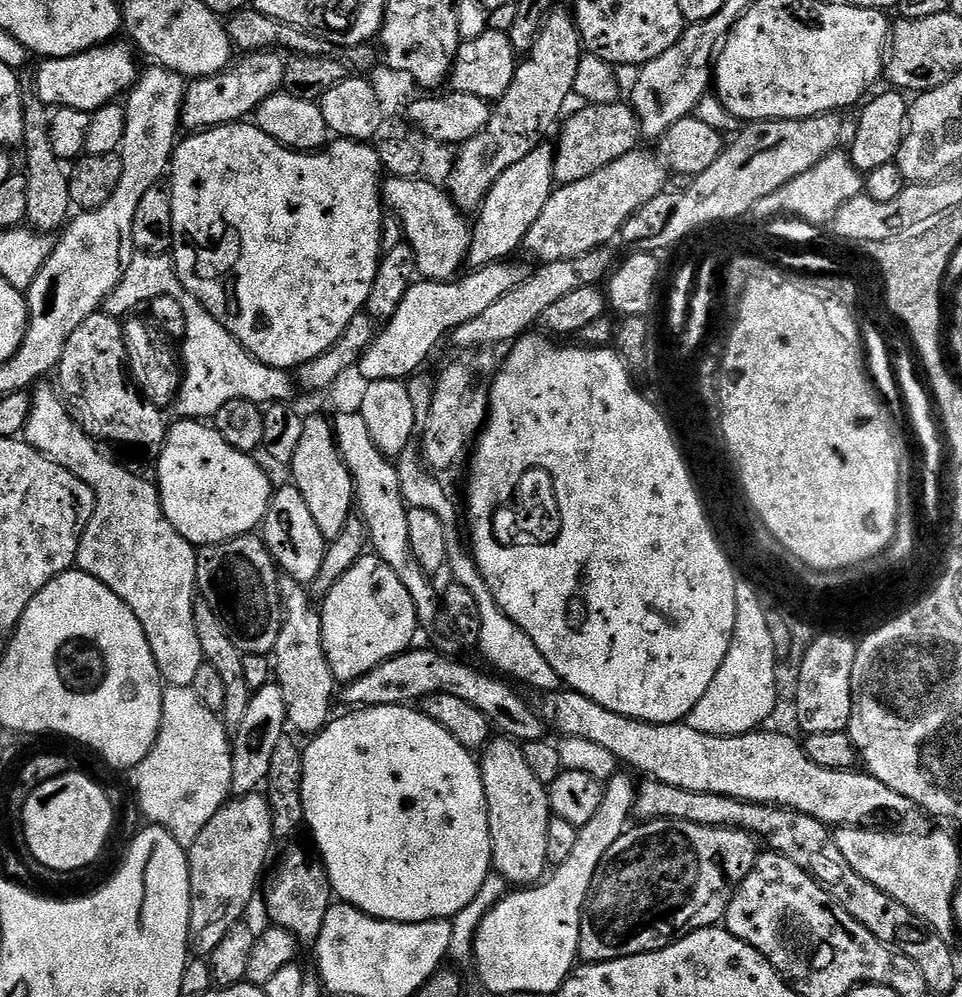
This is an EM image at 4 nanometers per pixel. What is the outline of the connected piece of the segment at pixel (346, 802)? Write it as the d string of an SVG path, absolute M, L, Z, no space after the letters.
M377 704L375 706L364 706L359 710L348 710L345 716L337 715L335 718L329 719L326 727L321 732L315 733L311 737L312 740L303 749L304 761L302 762L302 806L304 807L304 824L306 828L312 831L311 843L314 845L315 851L318 853L320 860L324 863L324 868L328 872L328 881L332 884L332 891L343 903L352 905L358 911L366 913L368 916L376 916L379 920L393 920L394 922L402 922L403 924L417 924L423 920L447 920L453 916L459 916L463 913L466 906L470 906L470 902L474 902L474 894L478 894L478 890L482 890L482 886L486 882L486 878L493 871L492 867L492 847L490 846L490 822L488 821L488 807L486 806L486 794L482 786L482 778L480 777L480 765L477 757L473 755L467 748L463 748L456 740L456 737L450 735L438 722L434 722L422 710L416 712L412 706L402 704Z

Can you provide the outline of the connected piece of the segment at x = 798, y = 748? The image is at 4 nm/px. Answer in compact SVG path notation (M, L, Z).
M571 690L549 692L543 699L538 704L538 711L547 723L549 720L560 731L561 737L577 736L587 738L590 742L598 742L598 746L608 751L609 757L616 759L617 756L622 763L629 764L624 765L629 769L637 768L638 771L645 772L645 777L660 780L675 788L729 796L735 800L745 800L748 804L793 808L796 812L829 826L860 826L865 822L872 822L875 816L904 816L914 808L910 798L898 794L898 790L890 790L886 782L878 782L878 778L874 778L866 770L832 770L826 766L818 766L818 762L806 755L801 741L784 732L757 730L741 736L715 736L702 734L686 722L648 724L645 720L635 720L614 710L606 710L606 706Z

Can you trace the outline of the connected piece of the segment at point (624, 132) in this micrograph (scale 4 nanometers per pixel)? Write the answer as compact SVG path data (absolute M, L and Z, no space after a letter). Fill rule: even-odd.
M617 102L612 104L591 104L582 106L572 117L563 121L564 129L560 132L560 141L555 141L554 174L556 184L582 182L582 178L590 178L594 170L602 170L602 166L610 166L622 154L637 151L641 143L640 120L631 103Z

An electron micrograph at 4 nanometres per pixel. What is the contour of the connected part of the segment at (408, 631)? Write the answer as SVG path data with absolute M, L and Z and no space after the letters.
M375 554L358 557L322 597L318 611L322 622L322 650L326 654L326 662L330 662L333 678L341 685L349 684L374 666L409 651L414 644L412 639L415 638L416 632L418 633L414 601L409 591L402 586L401 579L394 574L390 566Z

